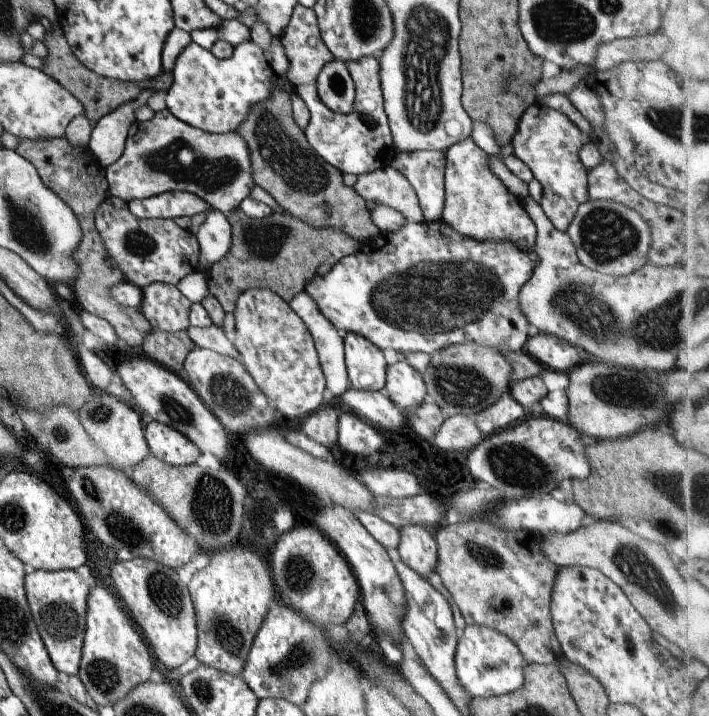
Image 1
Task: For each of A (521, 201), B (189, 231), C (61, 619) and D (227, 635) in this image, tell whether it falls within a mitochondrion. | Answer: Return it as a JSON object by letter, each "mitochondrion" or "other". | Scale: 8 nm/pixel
{"A":"other","B":"other","C":"mitochondrion","D":"mitochondrion"}

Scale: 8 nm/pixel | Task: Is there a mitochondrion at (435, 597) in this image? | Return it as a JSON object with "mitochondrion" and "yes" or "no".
{"mitochondrion":"no"}

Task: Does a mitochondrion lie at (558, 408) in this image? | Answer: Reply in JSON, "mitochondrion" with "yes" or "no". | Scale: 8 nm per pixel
{"mitochondrion":"no"}

